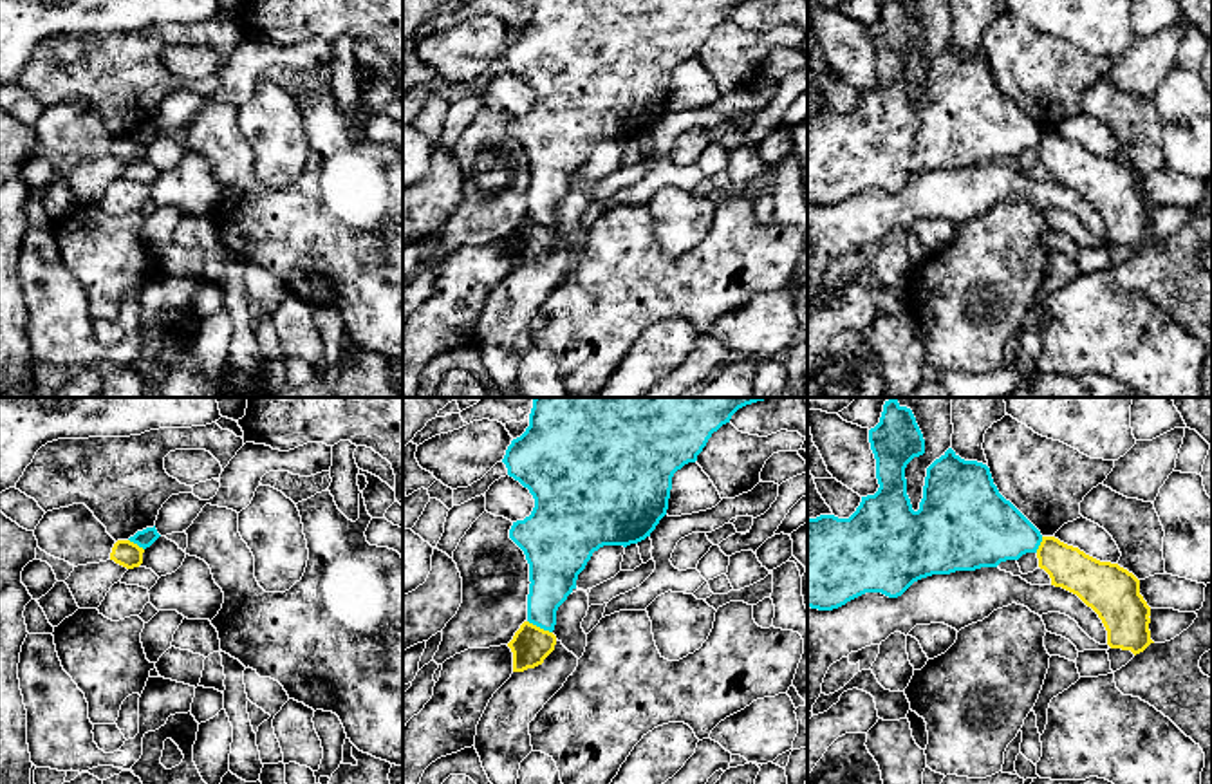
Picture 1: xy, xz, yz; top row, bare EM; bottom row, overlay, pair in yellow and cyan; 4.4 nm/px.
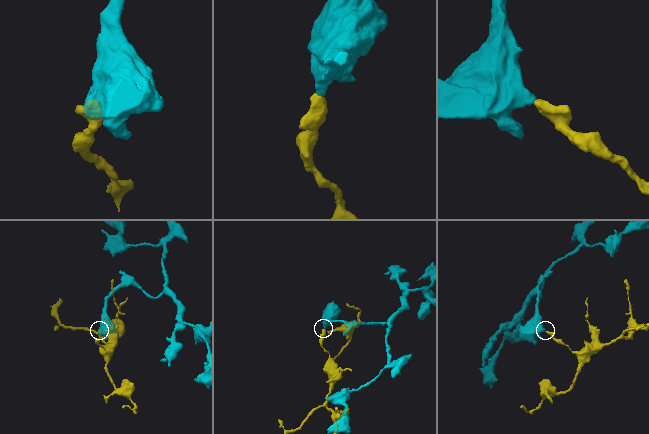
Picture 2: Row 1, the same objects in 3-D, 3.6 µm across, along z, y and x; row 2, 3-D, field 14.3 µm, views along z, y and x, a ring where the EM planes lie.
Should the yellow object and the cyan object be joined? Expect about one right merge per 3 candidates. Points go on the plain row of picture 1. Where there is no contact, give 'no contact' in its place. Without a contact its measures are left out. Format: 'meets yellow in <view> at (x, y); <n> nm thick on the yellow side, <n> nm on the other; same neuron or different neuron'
meets yellow in xz at (539, 223); 170 nm thick on the yellow side, 220 nm on the other; different neuron

